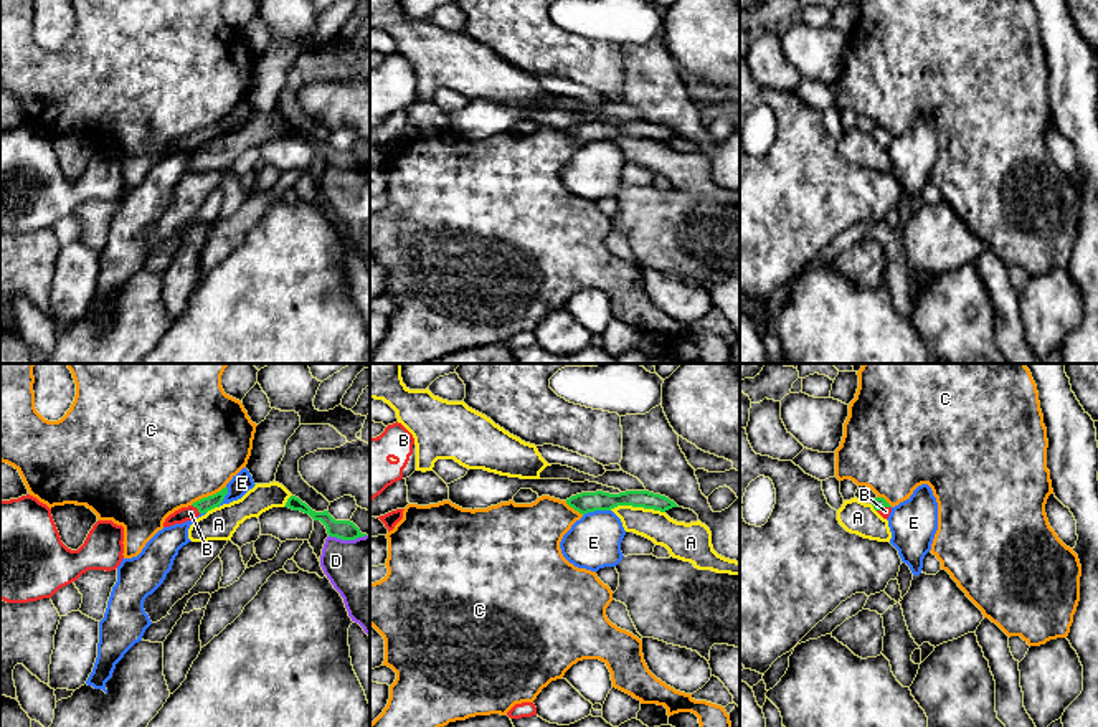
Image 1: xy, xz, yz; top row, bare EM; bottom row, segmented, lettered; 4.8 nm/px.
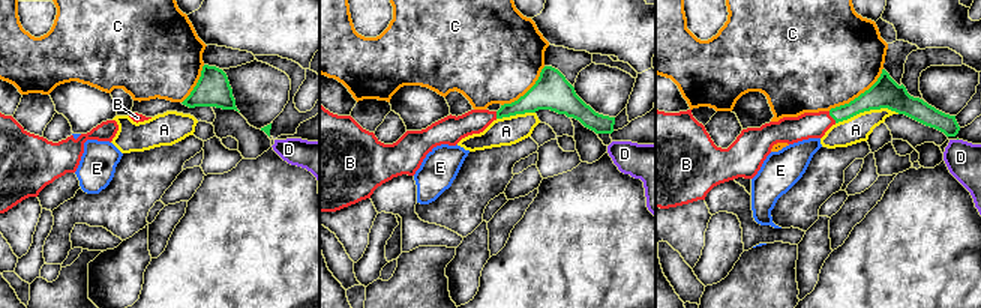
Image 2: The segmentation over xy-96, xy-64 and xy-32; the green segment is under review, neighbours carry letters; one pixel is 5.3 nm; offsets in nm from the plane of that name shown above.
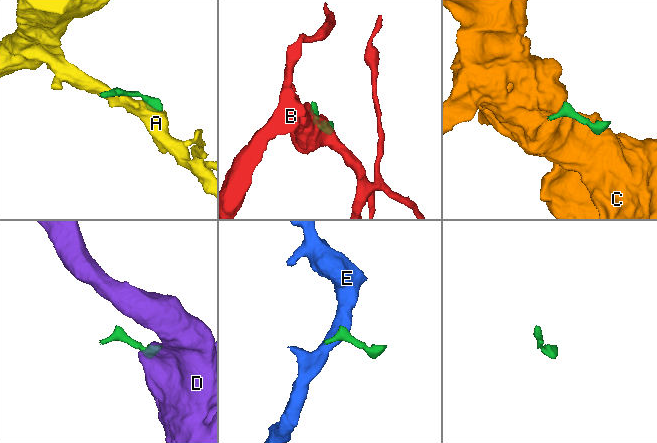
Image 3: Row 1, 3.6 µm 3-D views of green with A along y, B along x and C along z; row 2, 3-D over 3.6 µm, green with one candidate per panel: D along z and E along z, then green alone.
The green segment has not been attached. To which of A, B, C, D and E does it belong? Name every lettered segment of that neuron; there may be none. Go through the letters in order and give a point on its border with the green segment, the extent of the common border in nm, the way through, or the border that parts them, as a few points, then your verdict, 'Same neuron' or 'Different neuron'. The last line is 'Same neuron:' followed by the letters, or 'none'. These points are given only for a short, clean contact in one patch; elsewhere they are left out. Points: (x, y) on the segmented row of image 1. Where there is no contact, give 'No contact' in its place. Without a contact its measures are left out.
A: Touches green at xz (638, 506). Shared border 280 nm. Different neuron
B: Touches green at xy (197, 508). Shared border 60 nm. Path across: xy (205, 504), (197, 508), (190, 513). Same neuron
C: Touches green at xy (208, 496). Shared border 200 nm. Boundary: xy (225, 486), (190, 504). Different neuron
D: Touches green at xy (347, 539). Shared border 180 nm. Boundary: xy (329, 534), (339, 539), (365, 536). Different neuron
E: Touches green at xz (596, 509). Shared border 140 nm. Boundary: xz (610, 509), (595, 509), (583, 516). Different neuron
Same neuron: B

